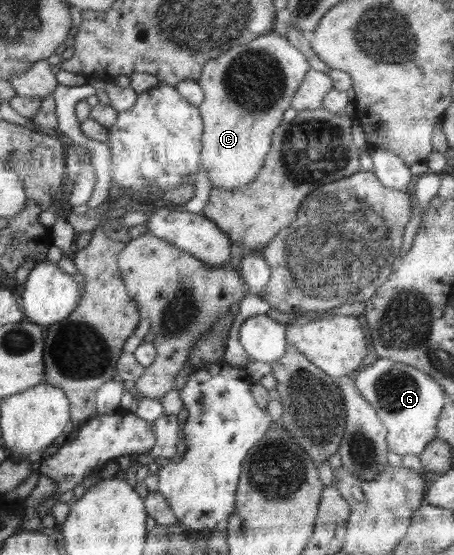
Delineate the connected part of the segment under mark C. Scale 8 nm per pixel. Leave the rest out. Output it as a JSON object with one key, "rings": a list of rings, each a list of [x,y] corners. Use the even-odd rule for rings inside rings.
{"rings":[[[274,31],[257,36],[250,42],[237,44],[219,59],[205,63],[196,81],[204,93],[204,100],[198,107],[204,123],[199,163],[207,171],[212,187],[234,190],[250,184],[257,177],[271,147],[273,130],[282,122],[283,113],[290,108],[291,98],[309,71],[306,55],[293,47],[285,36]]]}

